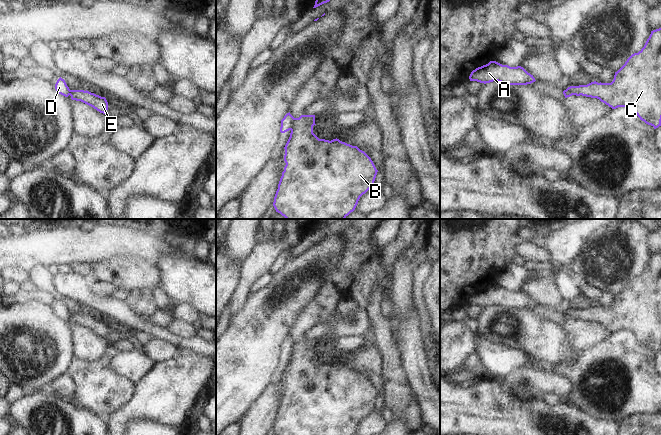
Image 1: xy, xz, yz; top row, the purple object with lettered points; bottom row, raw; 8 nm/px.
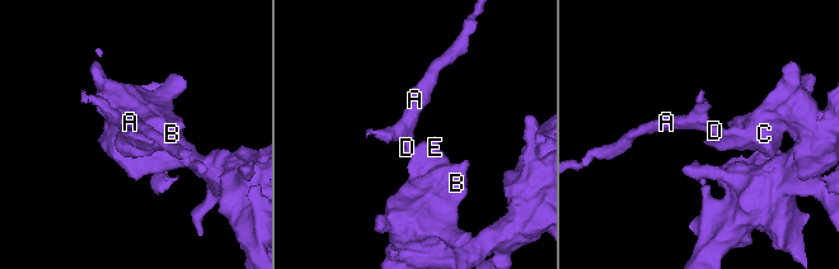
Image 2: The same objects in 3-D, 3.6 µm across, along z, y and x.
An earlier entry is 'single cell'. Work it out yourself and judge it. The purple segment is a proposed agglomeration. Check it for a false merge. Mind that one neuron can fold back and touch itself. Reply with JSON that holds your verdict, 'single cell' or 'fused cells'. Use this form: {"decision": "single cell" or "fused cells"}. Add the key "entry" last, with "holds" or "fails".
{"decision": "fused cells", "entry": "fails"}

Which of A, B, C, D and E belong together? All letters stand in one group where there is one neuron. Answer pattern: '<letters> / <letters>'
A D / B C E

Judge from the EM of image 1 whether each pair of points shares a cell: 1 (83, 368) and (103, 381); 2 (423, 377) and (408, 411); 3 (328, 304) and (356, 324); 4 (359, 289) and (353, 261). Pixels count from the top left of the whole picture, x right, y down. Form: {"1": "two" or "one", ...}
{"1": "one", "2": "two", "3": "two", "4": "one"}

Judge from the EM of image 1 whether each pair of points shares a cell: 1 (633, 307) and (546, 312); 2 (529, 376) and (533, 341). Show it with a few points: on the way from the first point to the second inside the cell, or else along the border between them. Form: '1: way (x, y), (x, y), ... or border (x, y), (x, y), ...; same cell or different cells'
1: way (611, 314), (571, 314), (568, 316); same cell
2: border (534, 364), (552, 372); different cells

